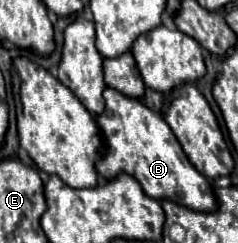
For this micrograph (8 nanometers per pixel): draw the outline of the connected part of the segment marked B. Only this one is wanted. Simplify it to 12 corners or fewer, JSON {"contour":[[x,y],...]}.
{"contour":[[107,87],[101,179],[215,211],[215,191],[165,119]]}

